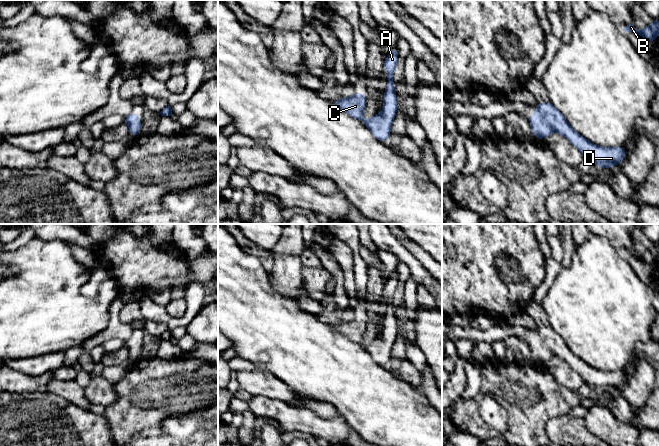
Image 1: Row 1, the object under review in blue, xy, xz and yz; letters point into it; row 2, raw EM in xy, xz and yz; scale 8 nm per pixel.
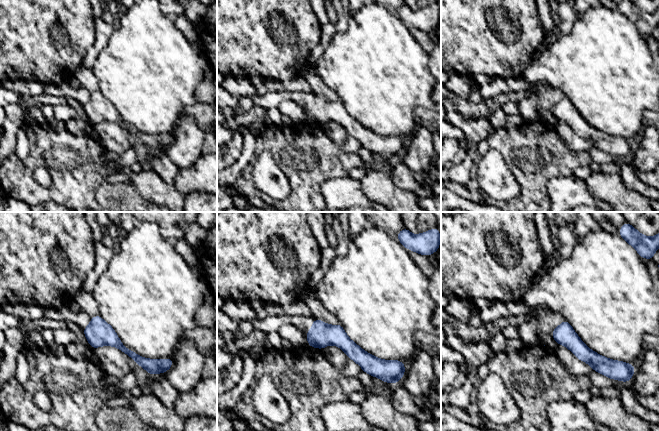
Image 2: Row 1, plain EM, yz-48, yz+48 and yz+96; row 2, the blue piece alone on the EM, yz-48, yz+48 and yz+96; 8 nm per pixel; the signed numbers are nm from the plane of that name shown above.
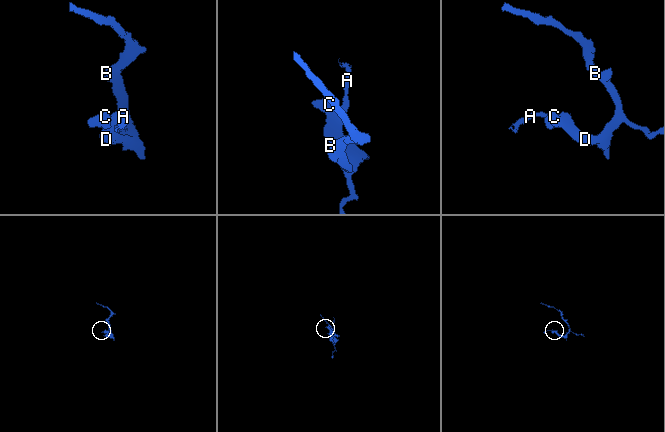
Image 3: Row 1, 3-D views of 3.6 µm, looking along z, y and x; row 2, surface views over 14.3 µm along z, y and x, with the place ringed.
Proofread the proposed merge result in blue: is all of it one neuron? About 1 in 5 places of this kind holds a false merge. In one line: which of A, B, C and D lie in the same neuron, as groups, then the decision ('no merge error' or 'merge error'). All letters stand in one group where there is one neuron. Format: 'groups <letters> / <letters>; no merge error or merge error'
groups A B C D; no merge error

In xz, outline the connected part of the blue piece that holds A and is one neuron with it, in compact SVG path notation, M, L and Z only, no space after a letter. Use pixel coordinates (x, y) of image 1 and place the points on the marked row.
M394 46L389 50L387 58L383 61L383 69L387 72L388 80L386 90L384 91L384 104L380 114L376 114L368 120L363 119L363 111L368 97L360 92L355 92L352 96L341 100L332 101L334 107L360 120L372 132L374 137L382 143L391 135L391 126L398 109L395 84L393 81L397 64L398 50Z

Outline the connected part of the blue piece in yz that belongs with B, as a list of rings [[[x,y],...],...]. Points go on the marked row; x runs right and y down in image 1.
[[[659,18],[654,19],[648,27],[642,30],[635,28],[632,23],[625,26],[623,30],[625,32],[634,32],[645,38],[647,41],[653,42],[659,37]]]

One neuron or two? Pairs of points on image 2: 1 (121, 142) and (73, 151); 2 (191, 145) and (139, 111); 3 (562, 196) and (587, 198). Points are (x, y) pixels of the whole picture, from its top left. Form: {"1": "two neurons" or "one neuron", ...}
{"1": "two neurons", "2": "two neurons", "3": "one neuron"}

